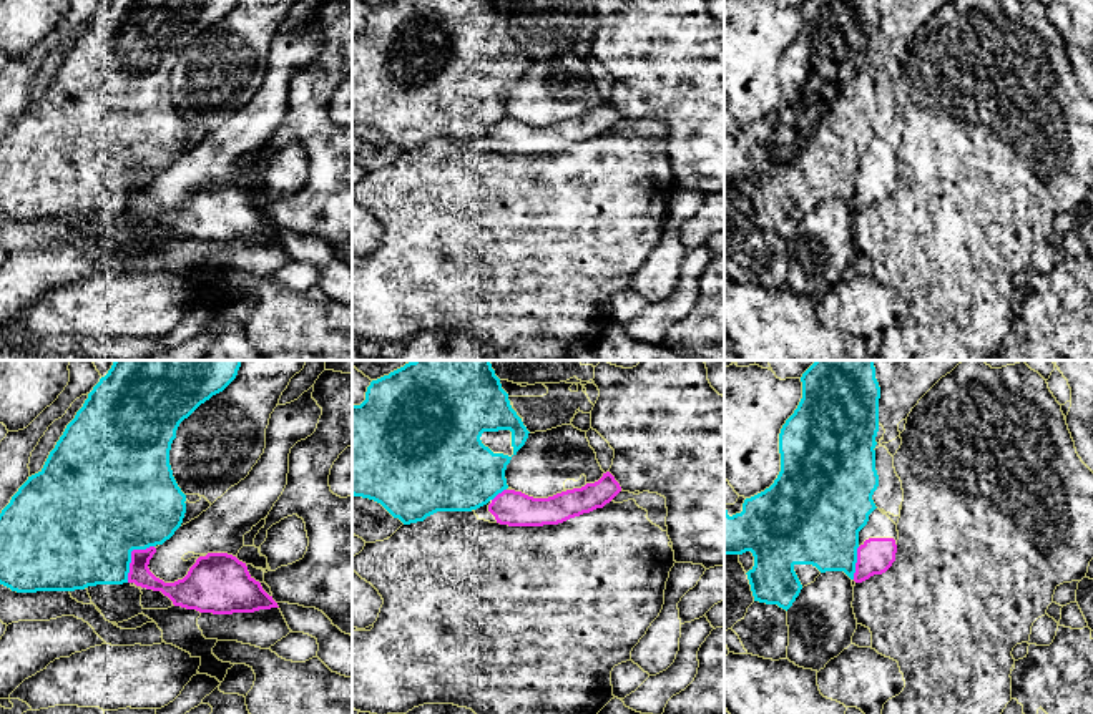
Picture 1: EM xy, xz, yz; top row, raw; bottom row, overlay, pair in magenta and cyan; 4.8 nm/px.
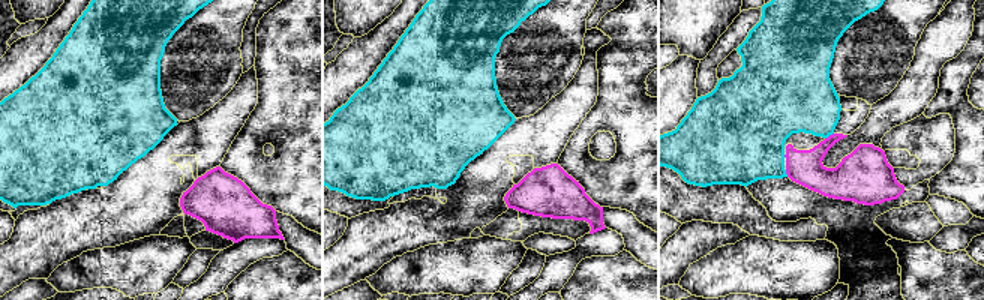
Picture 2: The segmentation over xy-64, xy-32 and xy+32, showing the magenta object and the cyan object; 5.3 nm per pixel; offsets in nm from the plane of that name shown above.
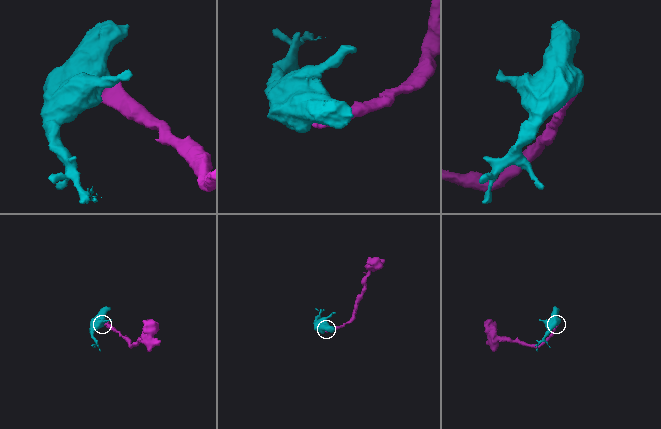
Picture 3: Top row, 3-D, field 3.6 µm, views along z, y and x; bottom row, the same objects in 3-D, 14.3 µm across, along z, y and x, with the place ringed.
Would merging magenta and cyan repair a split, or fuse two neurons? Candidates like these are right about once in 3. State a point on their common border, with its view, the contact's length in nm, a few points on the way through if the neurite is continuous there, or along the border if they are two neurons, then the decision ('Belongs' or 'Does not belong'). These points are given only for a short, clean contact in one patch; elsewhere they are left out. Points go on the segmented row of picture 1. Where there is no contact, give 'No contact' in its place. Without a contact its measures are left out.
Touches magenta at xy (132, 557). Shared border 220 nm. Does not belong

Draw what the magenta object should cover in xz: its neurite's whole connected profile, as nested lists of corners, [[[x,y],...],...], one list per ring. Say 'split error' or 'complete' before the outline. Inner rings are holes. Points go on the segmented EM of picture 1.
split error; [[[606,472],[595,483],[586,483],[581,488],[566,490],[548,498],[533,498],[507,488],[473,511],[478,520],[508,526],[558,525],[596,508],[603,508],[620,491],[620,483]]]

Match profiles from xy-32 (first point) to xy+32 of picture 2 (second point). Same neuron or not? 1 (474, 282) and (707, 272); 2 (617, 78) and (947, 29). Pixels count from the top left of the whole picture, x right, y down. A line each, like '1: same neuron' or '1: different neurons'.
1: same neuron
2: different neurons

